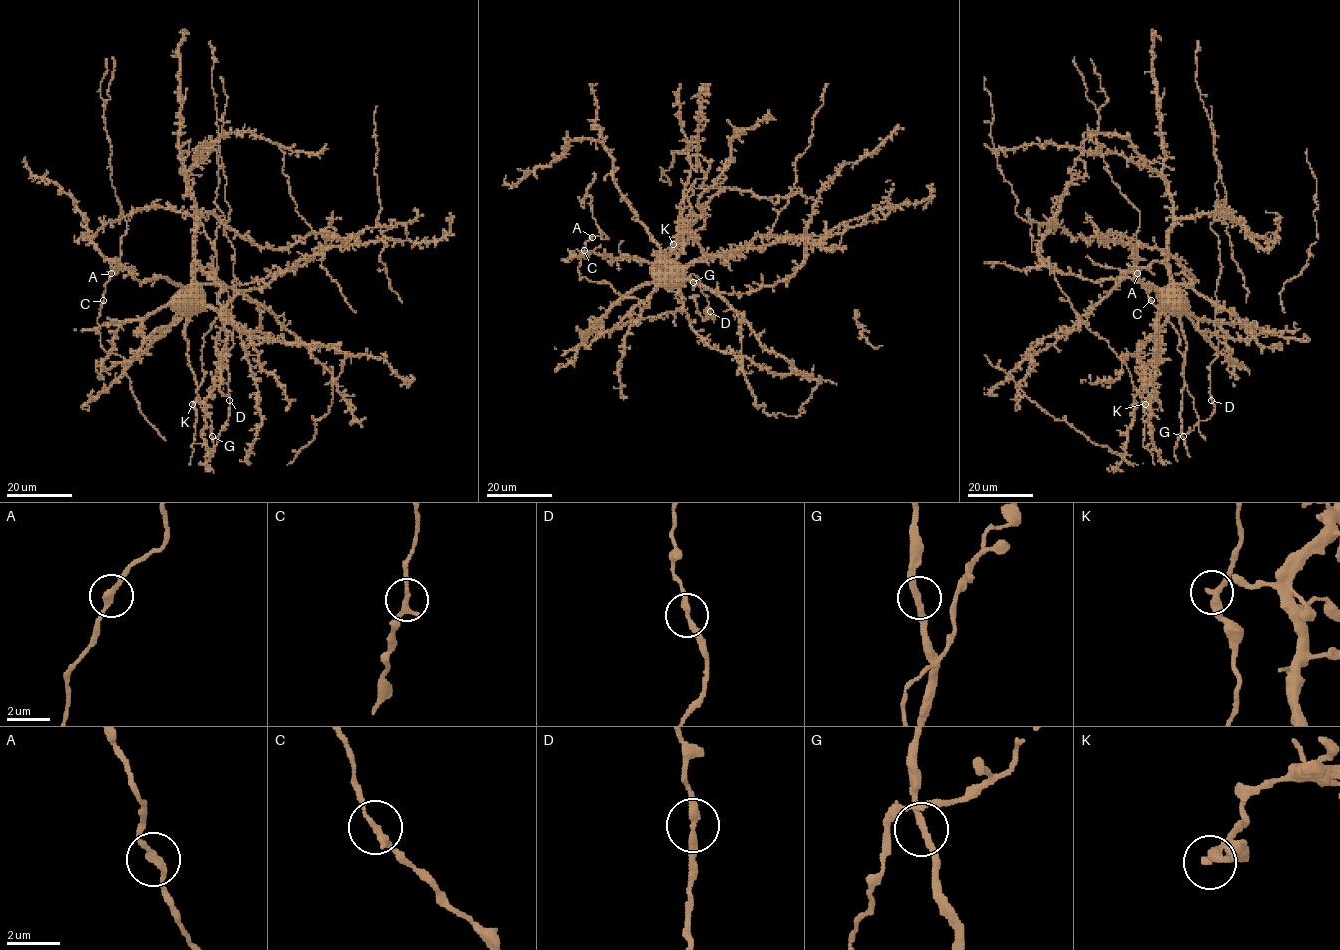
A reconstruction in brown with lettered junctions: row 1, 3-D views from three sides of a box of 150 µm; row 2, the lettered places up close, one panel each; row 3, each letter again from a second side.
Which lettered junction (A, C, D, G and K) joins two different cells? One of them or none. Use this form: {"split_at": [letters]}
{"split_at": []}

